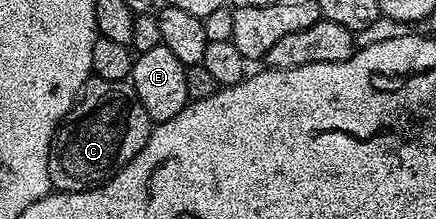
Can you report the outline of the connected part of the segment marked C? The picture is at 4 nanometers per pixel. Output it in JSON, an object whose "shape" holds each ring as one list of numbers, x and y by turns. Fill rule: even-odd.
{"shape":[[90,76,83,84,83,88,77,94,77,99,73,101,73,106,67,112,67,116,61,121,57,131,53,134,53,143,49,146,49,185,54,191,60,192,66,190,67,192,75,192,76,190,87,190,95,186,101,185,101,183,107,181,108,178,112,178,114,174,118,174,123,167,127,165,129,161,135,155,137,155,143,148,143,144,147,144,149,139,149,131,151,129,151,123,147,112,143,108,143,104,137,98,136,92,133,91,132,85,128,81,116,82,115,80,103,80,102,78,95,78]]}

